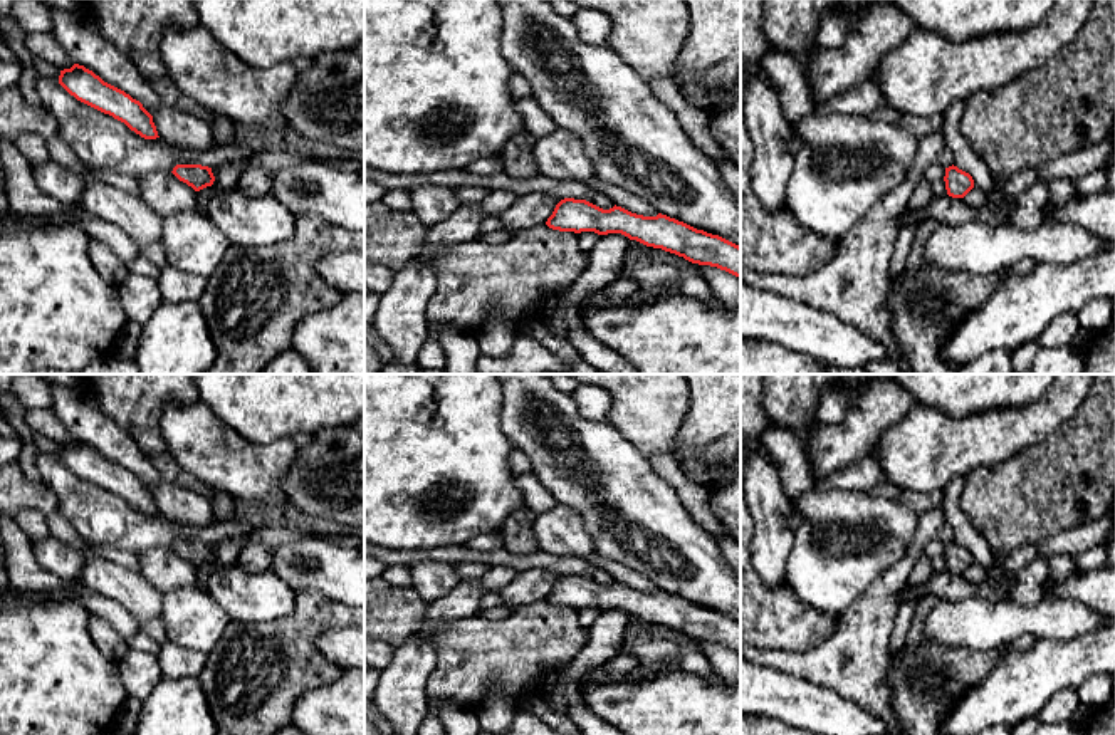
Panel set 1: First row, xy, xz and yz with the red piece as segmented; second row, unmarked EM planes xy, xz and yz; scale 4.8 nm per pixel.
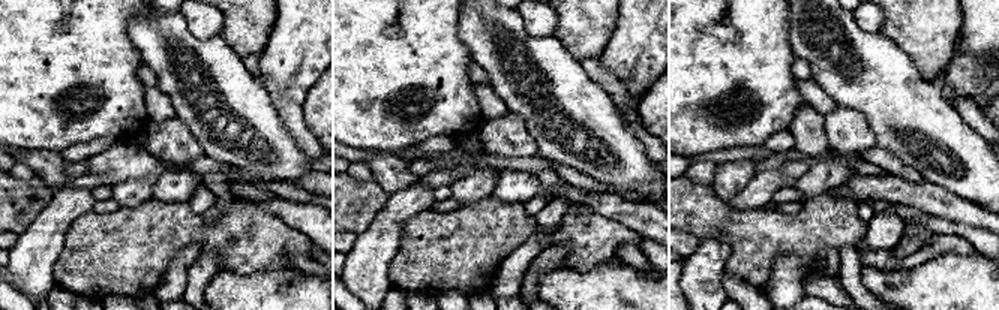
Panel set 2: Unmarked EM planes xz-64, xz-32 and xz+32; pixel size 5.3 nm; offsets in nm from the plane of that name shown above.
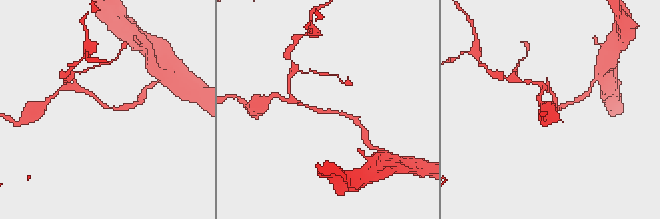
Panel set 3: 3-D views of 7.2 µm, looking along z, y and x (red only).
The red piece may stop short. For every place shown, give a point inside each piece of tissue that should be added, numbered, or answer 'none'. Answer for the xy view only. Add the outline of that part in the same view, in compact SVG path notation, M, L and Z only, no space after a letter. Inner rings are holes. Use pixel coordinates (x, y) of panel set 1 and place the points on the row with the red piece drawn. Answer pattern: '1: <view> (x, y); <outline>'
none

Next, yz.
none

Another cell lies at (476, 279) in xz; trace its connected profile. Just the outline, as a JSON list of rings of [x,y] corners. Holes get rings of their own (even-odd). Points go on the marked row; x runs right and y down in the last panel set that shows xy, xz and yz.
[[[546,223],[514,233],[502,245],[482,240],[462,242],[435,253],[437,290],[427,305],[427,319],[475,336],[485,319],[497,312],[516,332],[541,319],[546,295],[558,295],[588,267],[589,252],[578,245],[578,233],[559,232]]]

